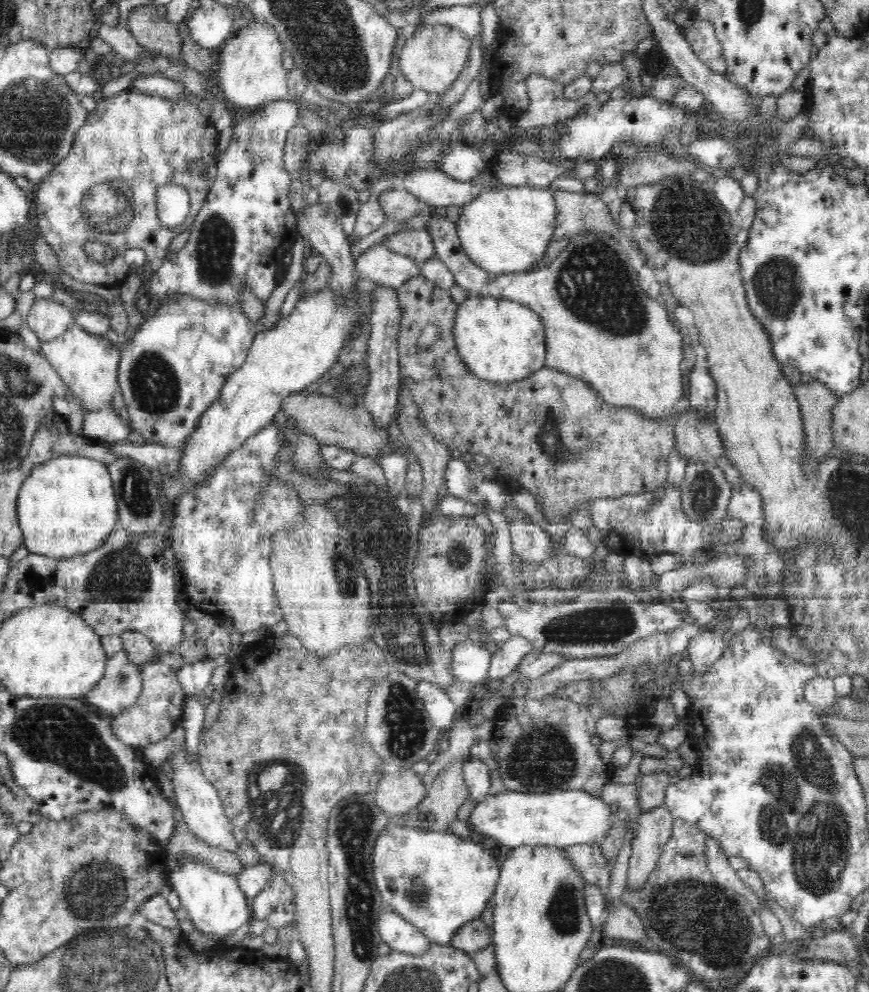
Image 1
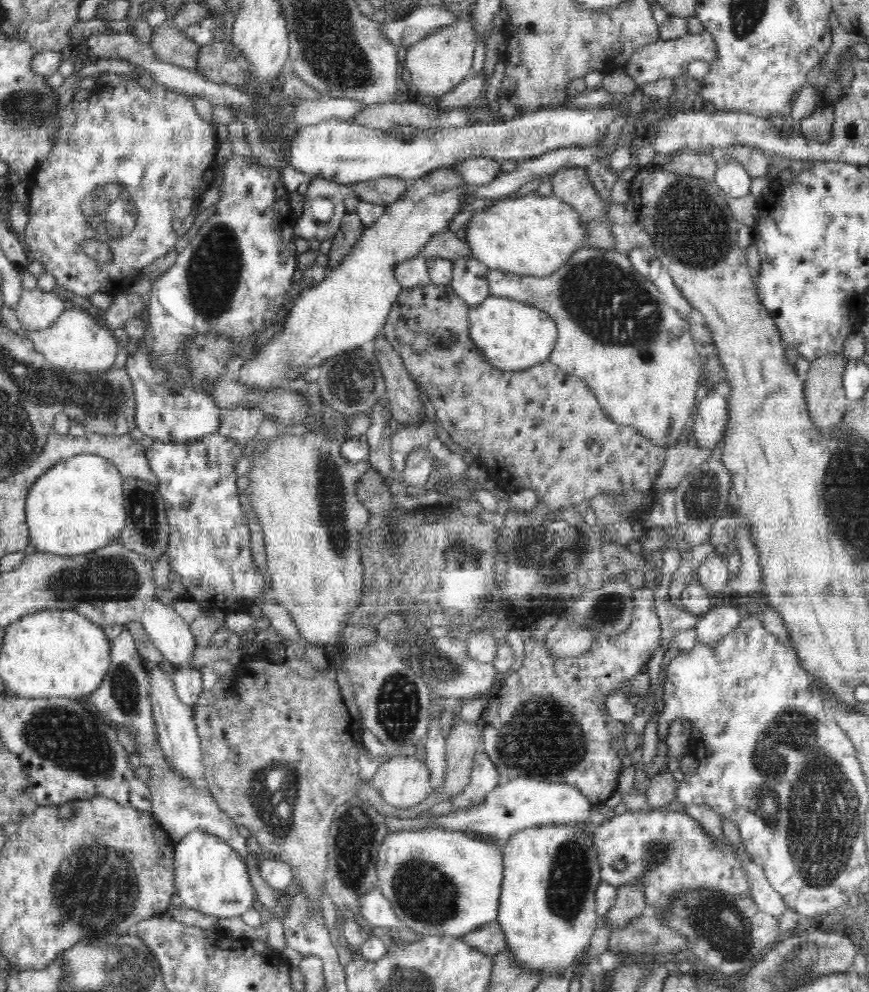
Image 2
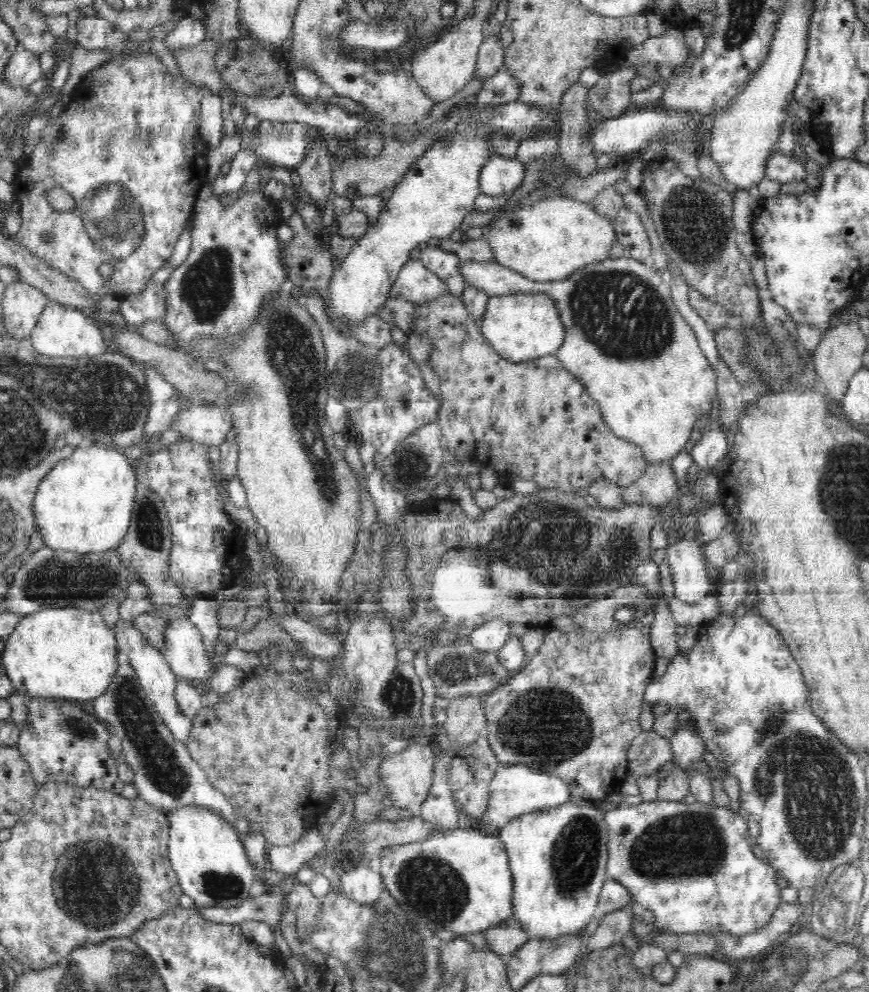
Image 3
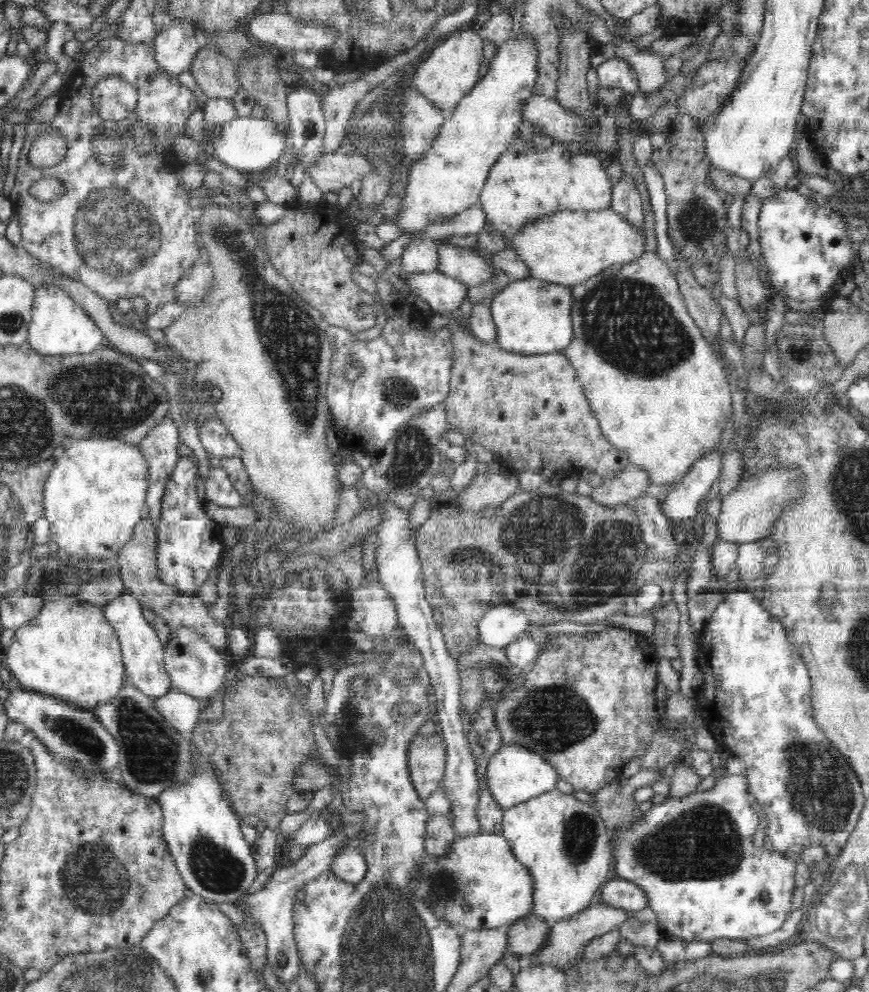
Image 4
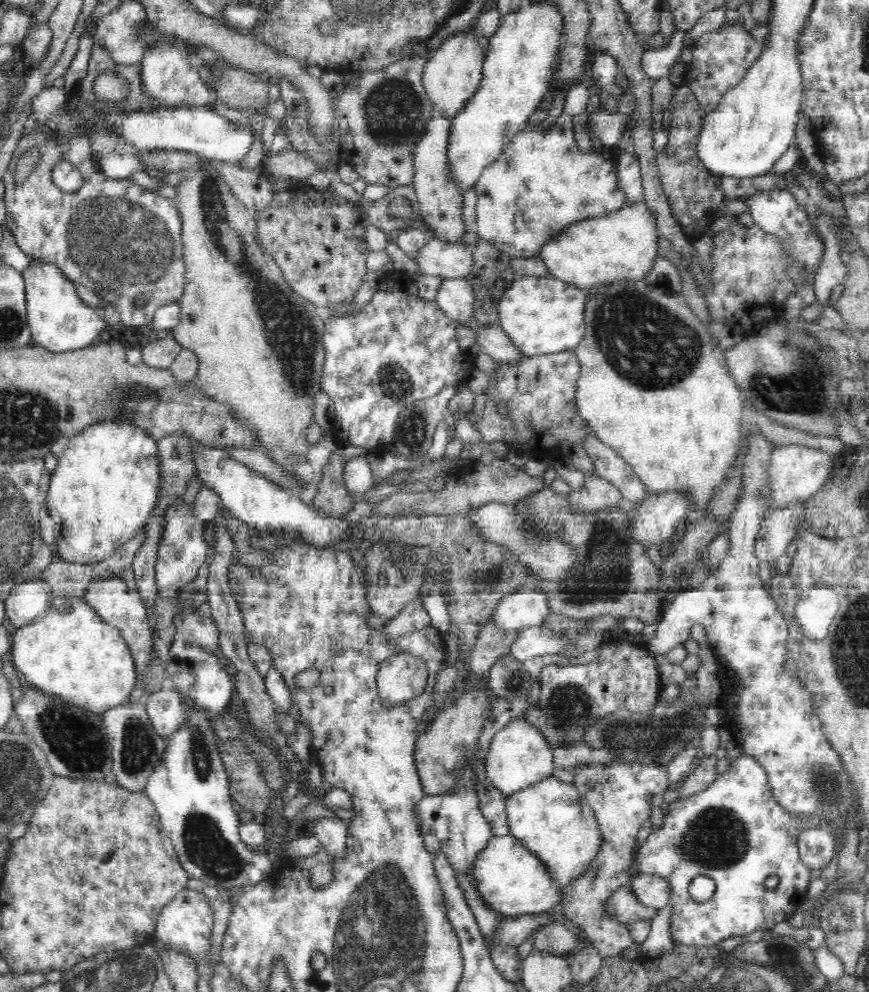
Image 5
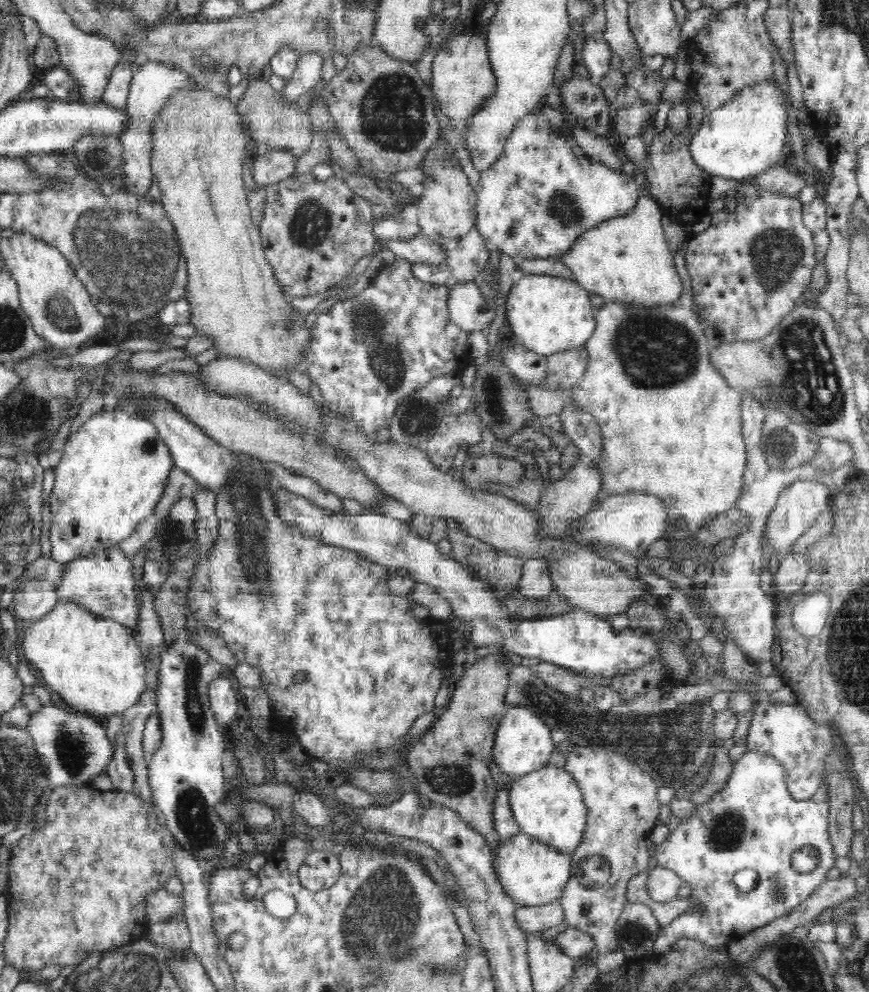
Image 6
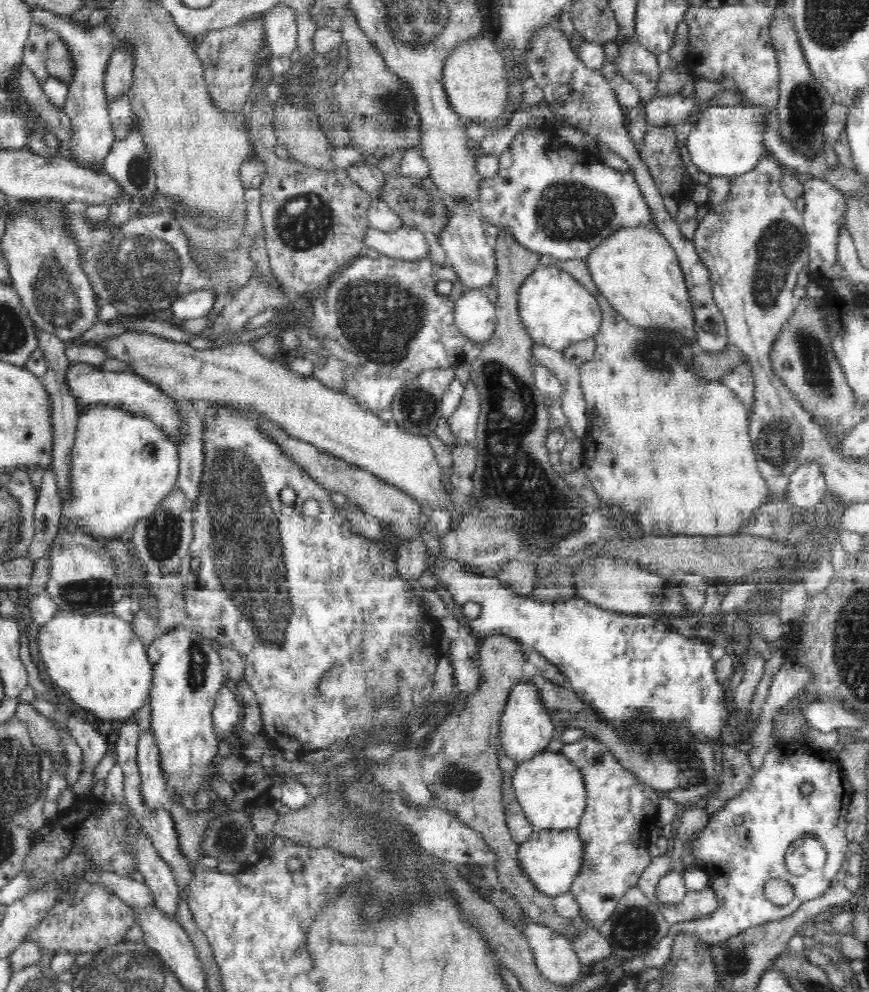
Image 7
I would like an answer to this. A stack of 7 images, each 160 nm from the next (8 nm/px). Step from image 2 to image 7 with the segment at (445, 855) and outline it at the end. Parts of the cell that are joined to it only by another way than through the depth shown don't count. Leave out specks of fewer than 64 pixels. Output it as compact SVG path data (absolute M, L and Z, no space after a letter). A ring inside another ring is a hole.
M578 827L564 828L564 830L536 828L525 843L519 843L517 859L520 868L524 871L525 876L533 882L535 889L546 896L555 897L570 890L571 884L579 875L585 852L586 844L579 836Z

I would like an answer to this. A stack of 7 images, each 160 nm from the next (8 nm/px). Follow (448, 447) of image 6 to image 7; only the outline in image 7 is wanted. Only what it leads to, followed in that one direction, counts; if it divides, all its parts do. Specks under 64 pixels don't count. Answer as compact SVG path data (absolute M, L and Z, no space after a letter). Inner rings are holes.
M471 380L464 386L464 394L457 409L447 422L450 431L461 442L473 444L477 438L477 426L480 414L479 394Z

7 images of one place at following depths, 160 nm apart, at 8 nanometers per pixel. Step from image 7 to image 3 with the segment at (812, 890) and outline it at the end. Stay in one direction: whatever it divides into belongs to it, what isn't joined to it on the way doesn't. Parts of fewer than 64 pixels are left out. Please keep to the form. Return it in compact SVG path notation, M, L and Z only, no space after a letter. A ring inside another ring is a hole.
M653 800L652 802L642 801L638 805L622 804L615 809L606 811L603 814L608 831L608 862L607 873L610 879L614 879L623 884L631 891L634 902L640 904L649 915L652 925L661 931L668 931L677 935L698 935L714 931L716 933L728 933L730 935L747 935L748 933L759 931L776 912L782 904L780 898L780 887L776 883L778 872L773 870L770 864L755 851L753 842L748 840L748 826L746 818L720 808L710 808L699 802L686 804L682 800Z

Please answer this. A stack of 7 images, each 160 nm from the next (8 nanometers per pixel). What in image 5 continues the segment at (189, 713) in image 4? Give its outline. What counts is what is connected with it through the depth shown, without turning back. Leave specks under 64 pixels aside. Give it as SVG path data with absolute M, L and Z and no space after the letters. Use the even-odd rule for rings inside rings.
M160 690L144 699L145 708L154 725L154 732L168 737L184 724L185 700L174 690Z

